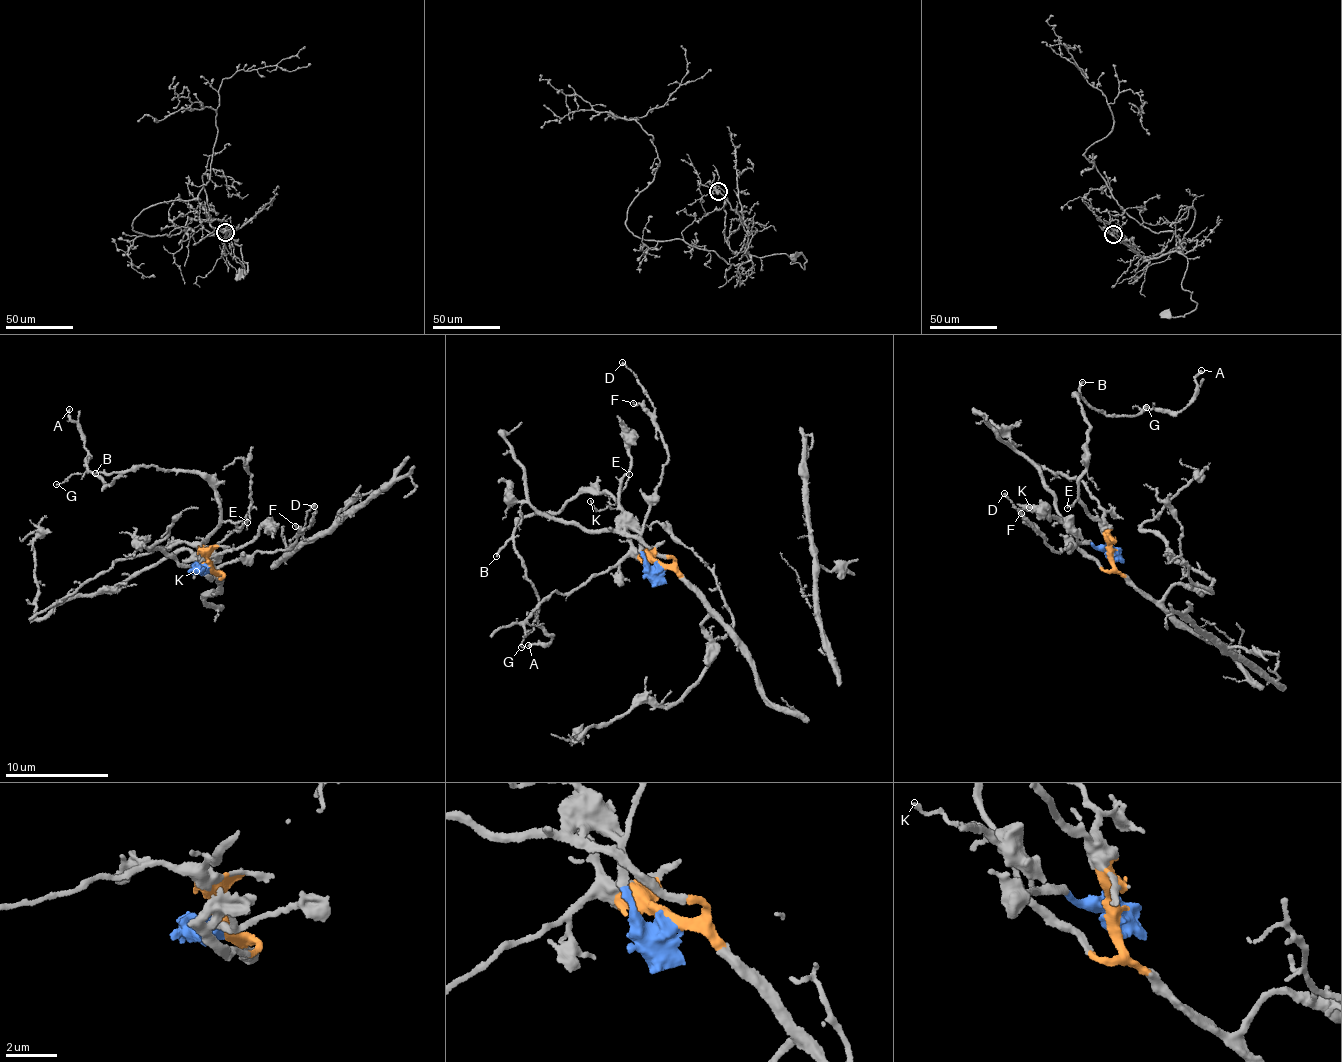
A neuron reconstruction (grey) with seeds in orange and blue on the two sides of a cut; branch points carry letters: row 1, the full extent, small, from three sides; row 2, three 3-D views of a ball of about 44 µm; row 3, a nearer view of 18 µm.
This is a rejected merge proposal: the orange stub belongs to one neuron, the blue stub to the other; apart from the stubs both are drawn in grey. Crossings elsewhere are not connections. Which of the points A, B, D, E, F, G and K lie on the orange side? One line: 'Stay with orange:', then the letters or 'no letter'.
Stay with orange: A, B, E, G

